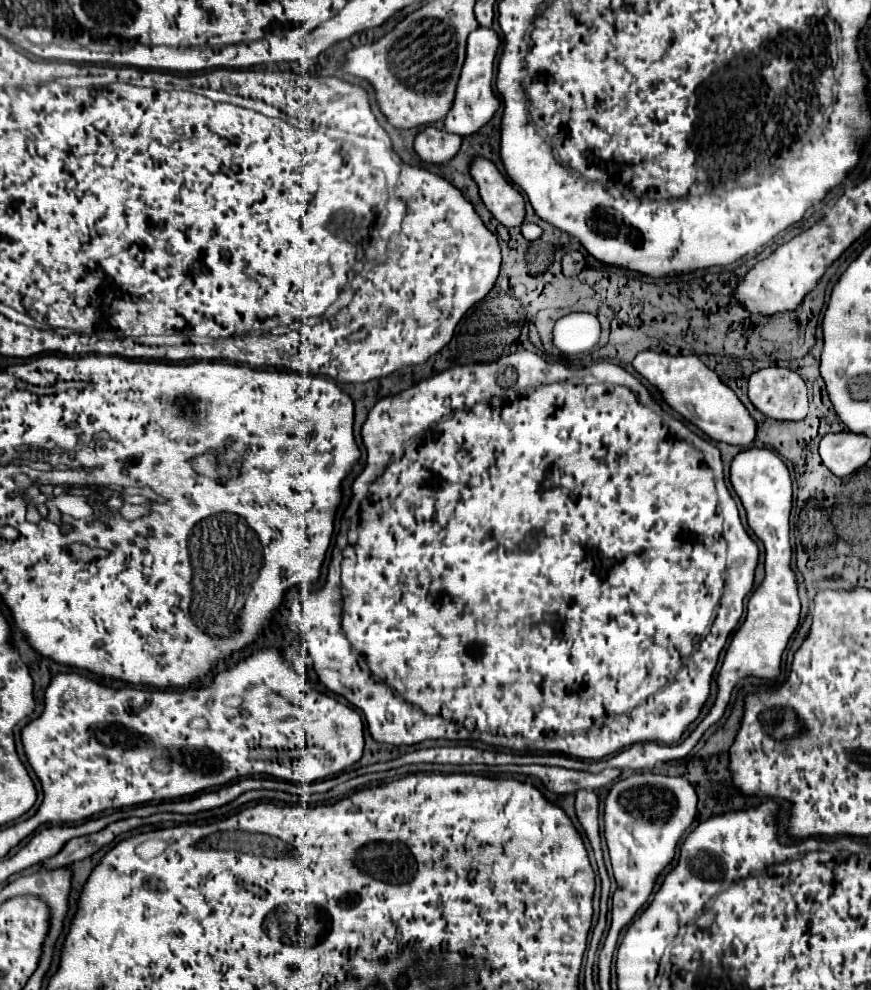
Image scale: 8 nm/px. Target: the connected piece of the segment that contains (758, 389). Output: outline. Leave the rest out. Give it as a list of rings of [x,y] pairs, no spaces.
[[[770,366],[770,368],[756,370],[748,380],[748,398],[756,410],[760,410],[764,416],[772,420],[802,420],[808,412],[806,384],[796,372],[788,368]]]

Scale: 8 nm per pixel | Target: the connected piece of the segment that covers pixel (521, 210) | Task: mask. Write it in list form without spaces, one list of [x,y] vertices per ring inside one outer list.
[[[476,158],[470,174],[476,180],[480,196],[492,216],[508,228],[520,226],[526,216],[526,202],[522,194],[500,174],[500,170],[490,160]]]

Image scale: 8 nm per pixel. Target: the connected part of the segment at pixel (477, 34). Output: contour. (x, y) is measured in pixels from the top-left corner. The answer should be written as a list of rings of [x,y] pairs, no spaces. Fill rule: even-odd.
[[[478,28],[468,36],[466,62],[464,62],[464,68],[462,68],[462,74],[460,74],[460,80],[458,80],[456,100],[454,100],[452,110],[448,112],[448,118],[444,120],[446,132],[460,134],[462,138],[472,136],[494,118],[496,110],[500,108],[500,100],[498,100],[498,96],[494,94],[494,88],[492,88],[494,60],[496,60],[498,48],[500,48],[500,38],[490,28]]]

